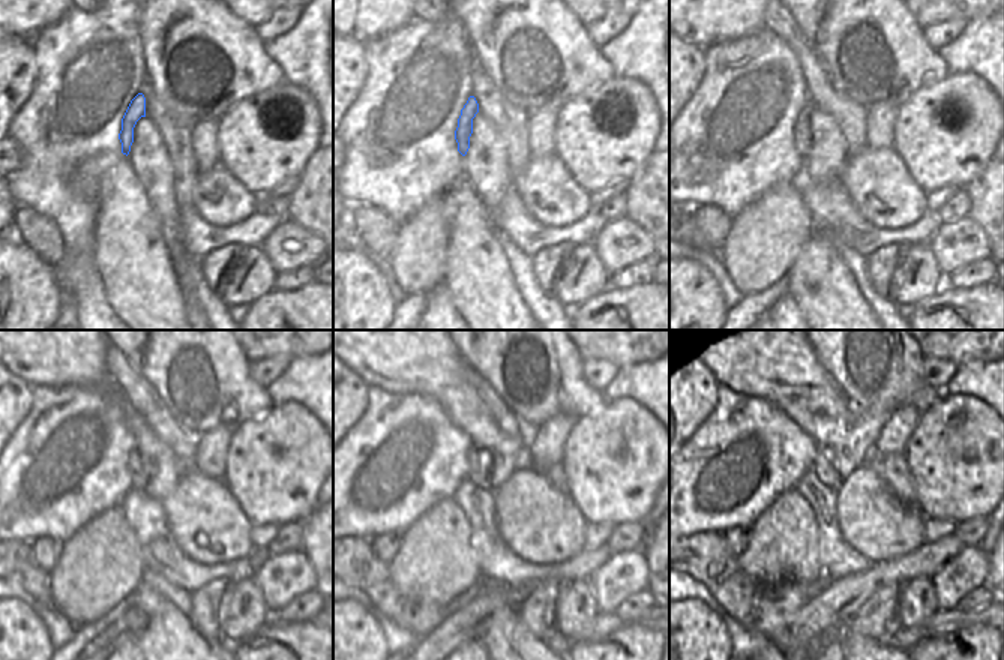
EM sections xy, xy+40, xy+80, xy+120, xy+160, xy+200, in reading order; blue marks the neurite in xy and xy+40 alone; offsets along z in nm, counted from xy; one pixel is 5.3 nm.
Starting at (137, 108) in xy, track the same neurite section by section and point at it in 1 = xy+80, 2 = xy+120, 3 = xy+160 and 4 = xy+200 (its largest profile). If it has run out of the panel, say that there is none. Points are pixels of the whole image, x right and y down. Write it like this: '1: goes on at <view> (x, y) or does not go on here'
1: goes on at xy+80 (802, 132)
2: goes on at xy+120 (138, 476)
3: goes on at xy+160 (480, 462)
4: goes on at xy+200 (824, 471)

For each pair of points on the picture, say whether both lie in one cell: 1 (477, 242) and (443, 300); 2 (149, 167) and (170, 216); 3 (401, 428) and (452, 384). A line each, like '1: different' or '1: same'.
1: different
2: same
3: different

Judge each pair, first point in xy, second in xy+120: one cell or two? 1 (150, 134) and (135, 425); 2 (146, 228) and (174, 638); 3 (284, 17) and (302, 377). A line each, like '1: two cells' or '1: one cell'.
1: one cell
2: one cell
3: two cells

